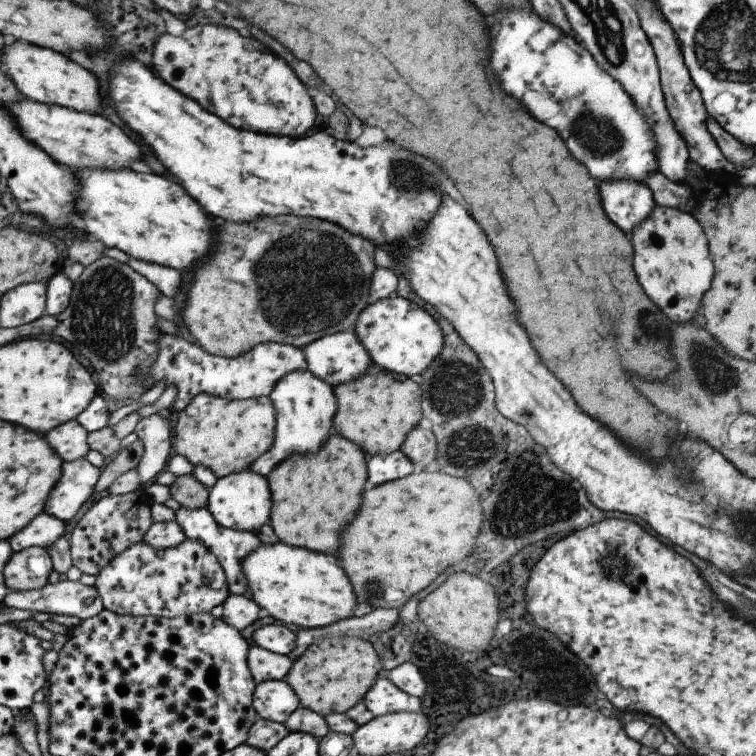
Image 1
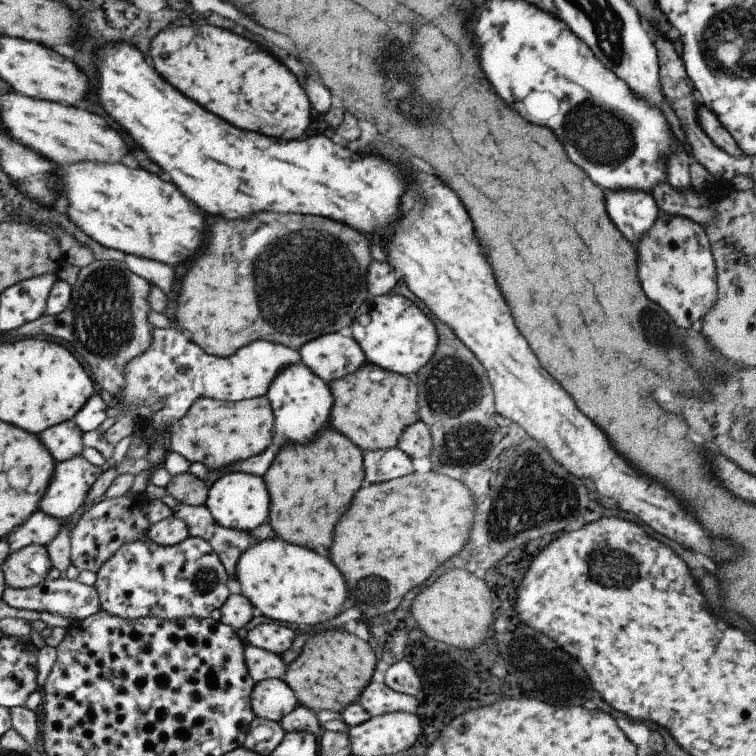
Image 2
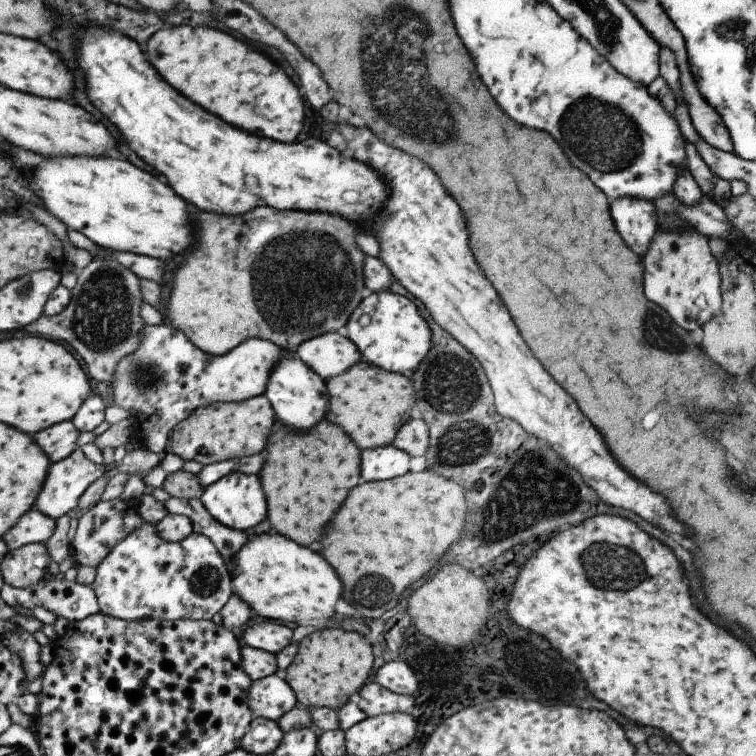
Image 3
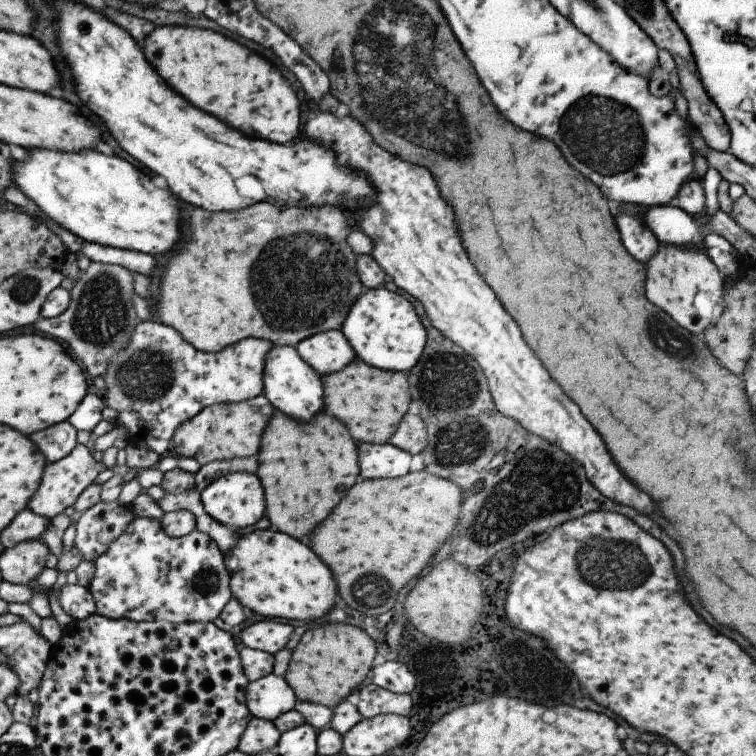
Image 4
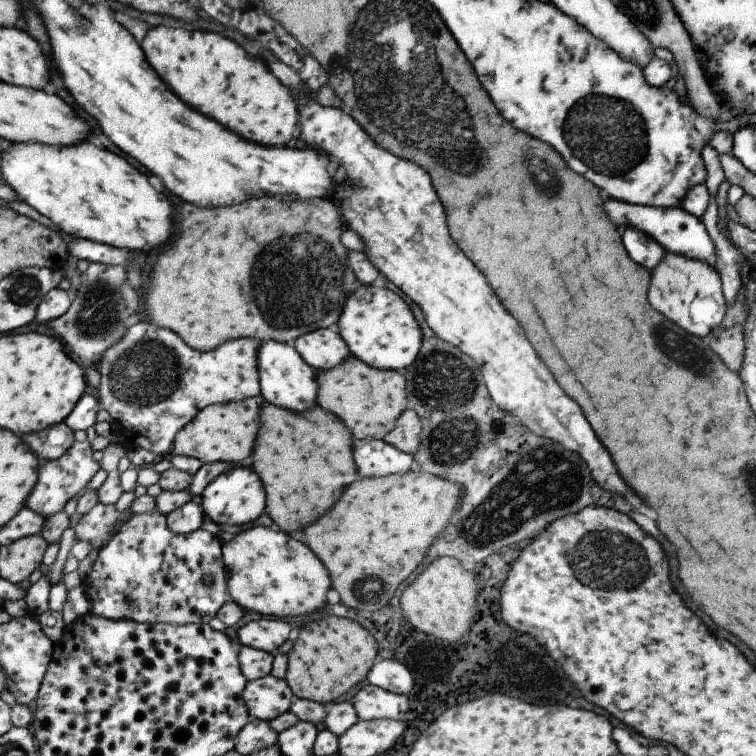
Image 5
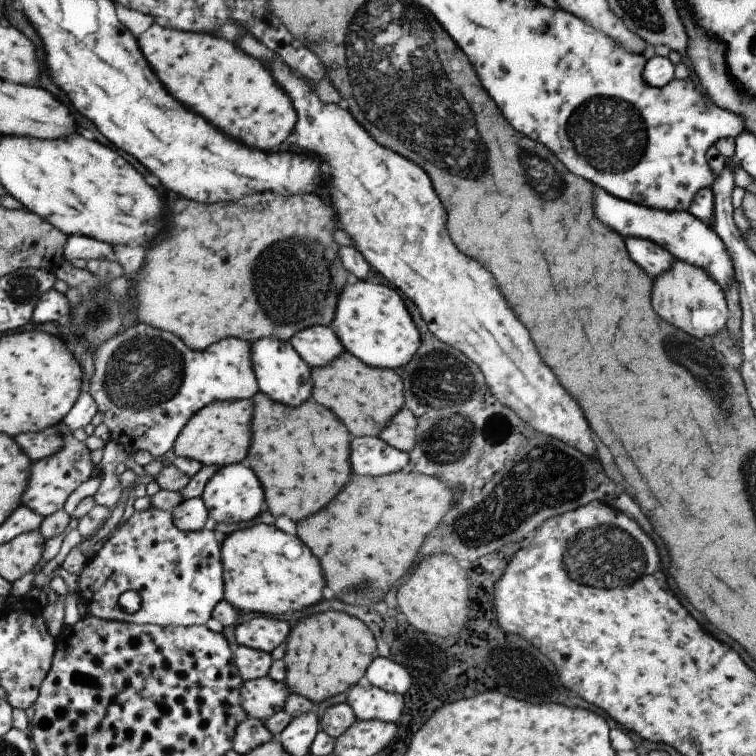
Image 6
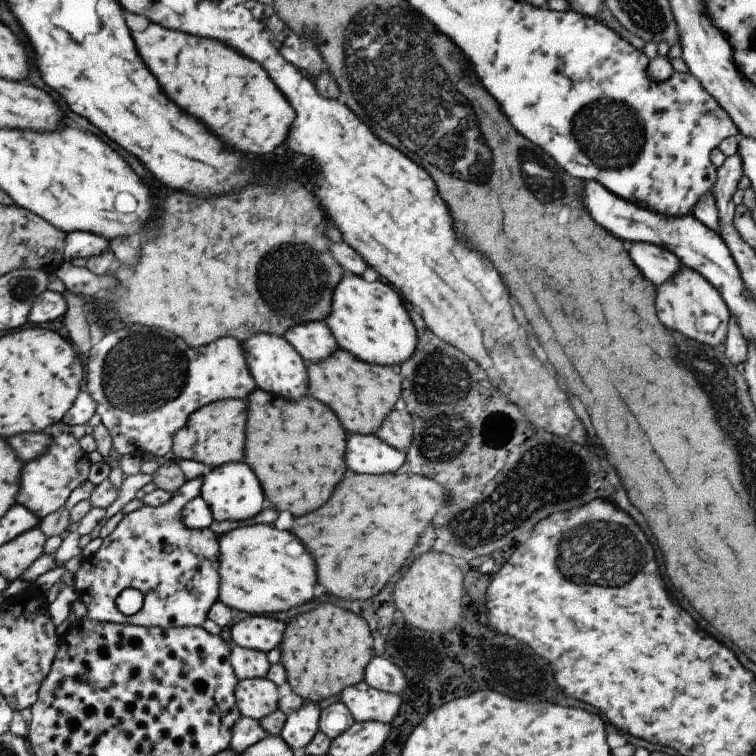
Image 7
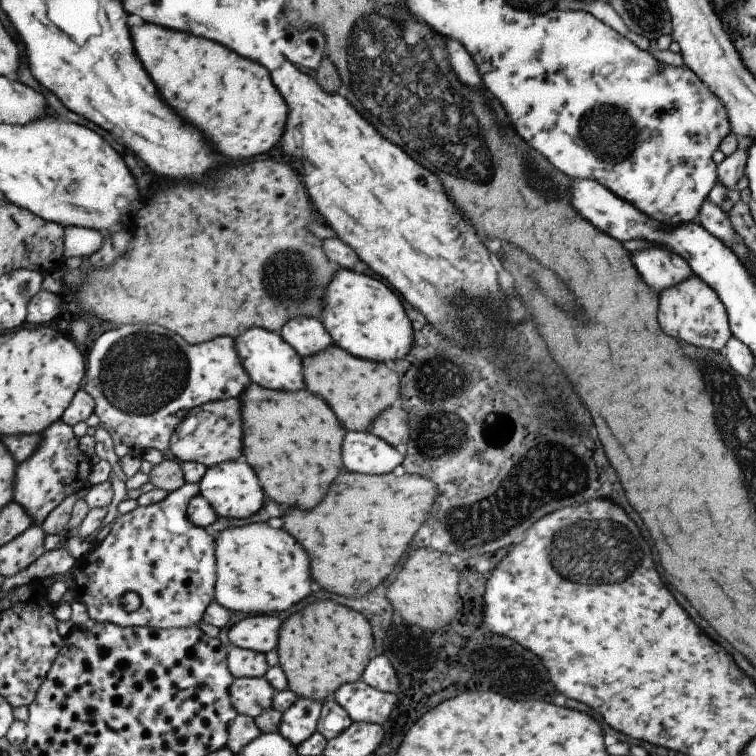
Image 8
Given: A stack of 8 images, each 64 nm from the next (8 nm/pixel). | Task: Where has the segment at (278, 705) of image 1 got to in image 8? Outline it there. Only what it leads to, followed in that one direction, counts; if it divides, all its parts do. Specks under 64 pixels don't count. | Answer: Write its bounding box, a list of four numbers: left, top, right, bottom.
[229,677,276,718]

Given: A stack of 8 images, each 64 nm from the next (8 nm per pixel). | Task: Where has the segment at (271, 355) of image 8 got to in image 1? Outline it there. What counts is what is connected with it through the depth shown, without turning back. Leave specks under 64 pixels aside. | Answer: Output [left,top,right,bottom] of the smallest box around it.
[249,369,337,477]

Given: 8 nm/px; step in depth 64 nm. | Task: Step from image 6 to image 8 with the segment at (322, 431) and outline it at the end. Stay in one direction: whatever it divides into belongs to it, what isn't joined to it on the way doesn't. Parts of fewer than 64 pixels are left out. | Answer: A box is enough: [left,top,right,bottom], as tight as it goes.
[238,382,345,510]

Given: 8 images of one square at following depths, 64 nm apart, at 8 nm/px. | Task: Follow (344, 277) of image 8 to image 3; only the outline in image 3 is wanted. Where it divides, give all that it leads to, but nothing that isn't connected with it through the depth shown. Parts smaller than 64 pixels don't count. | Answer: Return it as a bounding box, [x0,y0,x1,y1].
[345,290,431,376]

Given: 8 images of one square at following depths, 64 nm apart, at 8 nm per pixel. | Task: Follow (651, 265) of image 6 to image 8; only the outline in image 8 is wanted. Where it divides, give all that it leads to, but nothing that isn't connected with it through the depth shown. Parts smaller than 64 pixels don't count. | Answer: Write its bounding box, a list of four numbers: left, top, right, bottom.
[630,246,693,292]

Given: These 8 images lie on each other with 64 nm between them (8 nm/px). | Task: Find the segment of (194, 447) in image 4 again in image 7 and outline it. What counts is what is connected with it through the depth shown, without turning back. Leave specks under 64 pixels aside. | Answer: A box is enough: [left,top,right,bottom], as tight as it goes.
[170,399,245,468]

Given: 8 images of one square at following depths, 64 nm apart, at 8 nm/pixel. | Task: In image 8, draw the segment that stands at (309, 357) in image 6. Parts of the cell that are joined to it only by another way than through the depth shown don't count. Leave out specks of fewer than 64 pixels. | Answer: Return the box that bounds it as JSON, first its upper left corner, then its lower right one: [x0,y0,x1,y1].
[280,316,333,357]

